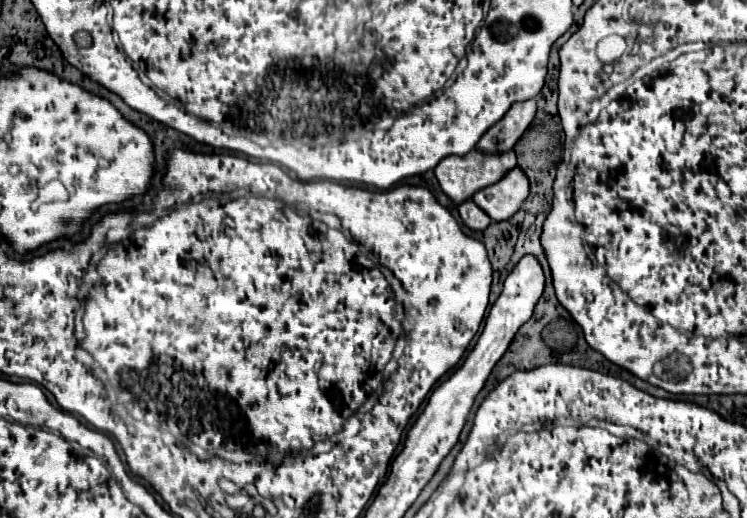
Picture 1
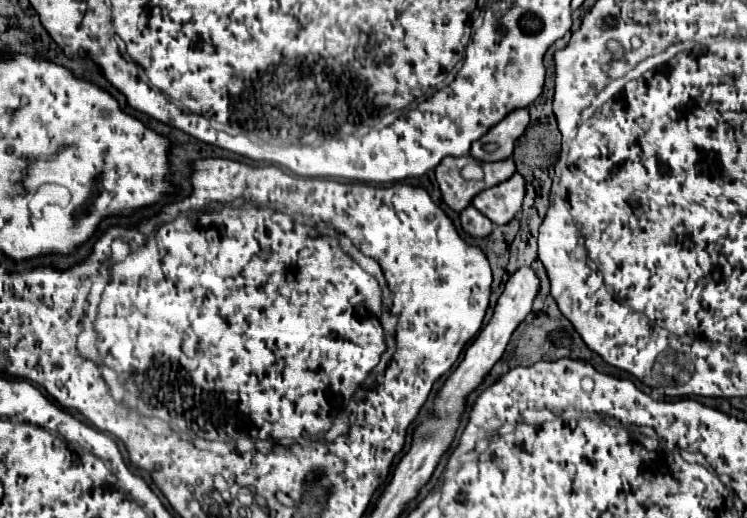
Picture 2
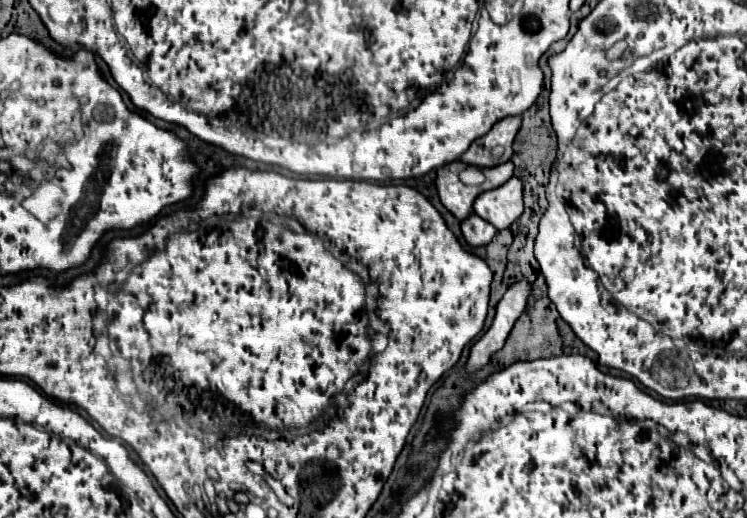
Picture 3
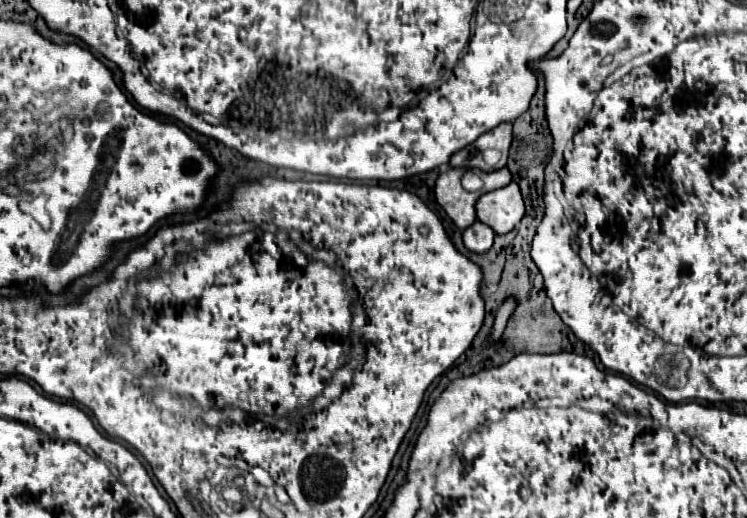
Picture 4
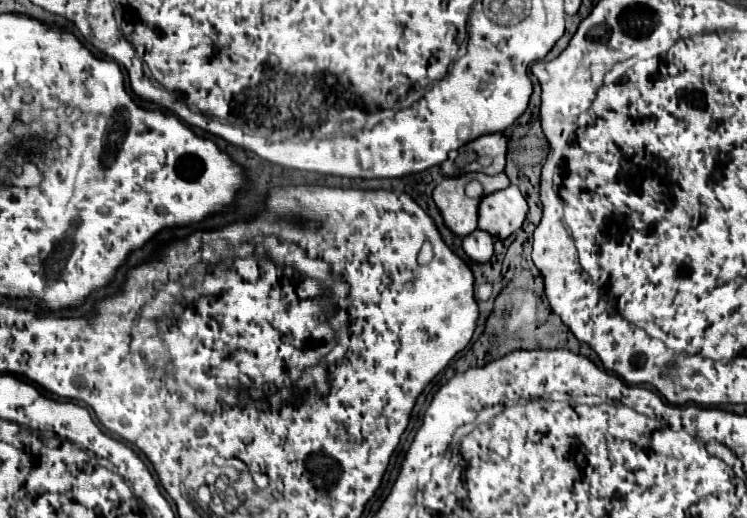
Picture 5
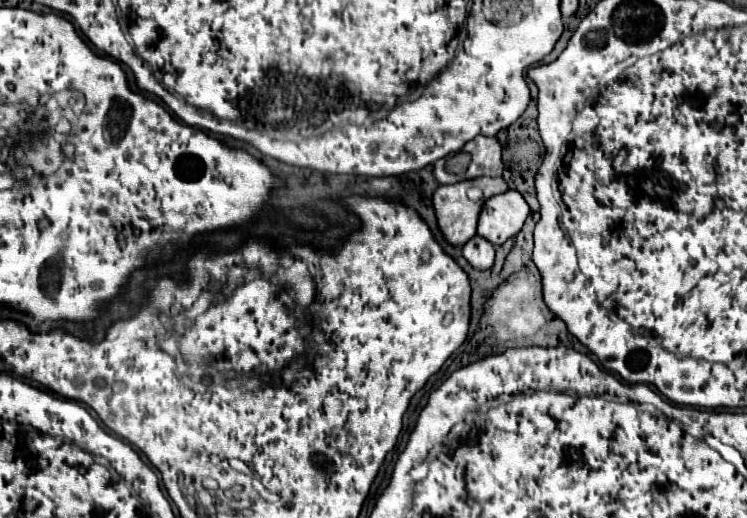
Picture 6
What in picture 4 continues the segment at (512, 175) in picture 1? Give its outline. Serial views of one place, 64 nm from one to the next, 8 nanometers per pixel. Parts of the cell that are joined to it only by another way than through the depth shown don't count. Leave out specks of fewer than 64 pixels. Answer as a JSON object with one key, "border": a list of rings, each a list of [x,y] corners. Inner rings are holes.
{"border":[[[512,180],[504,188],[482,194],[476,202],[476,216],[480,222],[494,228],[496,234],[510,232],[524,216],[520,186]]]}

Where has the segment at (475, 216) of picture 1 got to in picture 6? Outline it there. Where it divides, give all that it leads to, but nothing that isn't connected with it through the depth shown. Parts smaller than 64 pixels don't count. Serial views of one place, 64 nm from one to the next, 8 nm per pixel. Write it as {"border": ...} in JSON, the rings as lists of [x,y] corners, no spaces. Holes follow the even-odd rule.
{"border":[[[478,234],[464,244],[462,254],[478,270],[488,270],[492,266],[492,262],[494,262],[494,246],[486,238],[482,238]]]}

